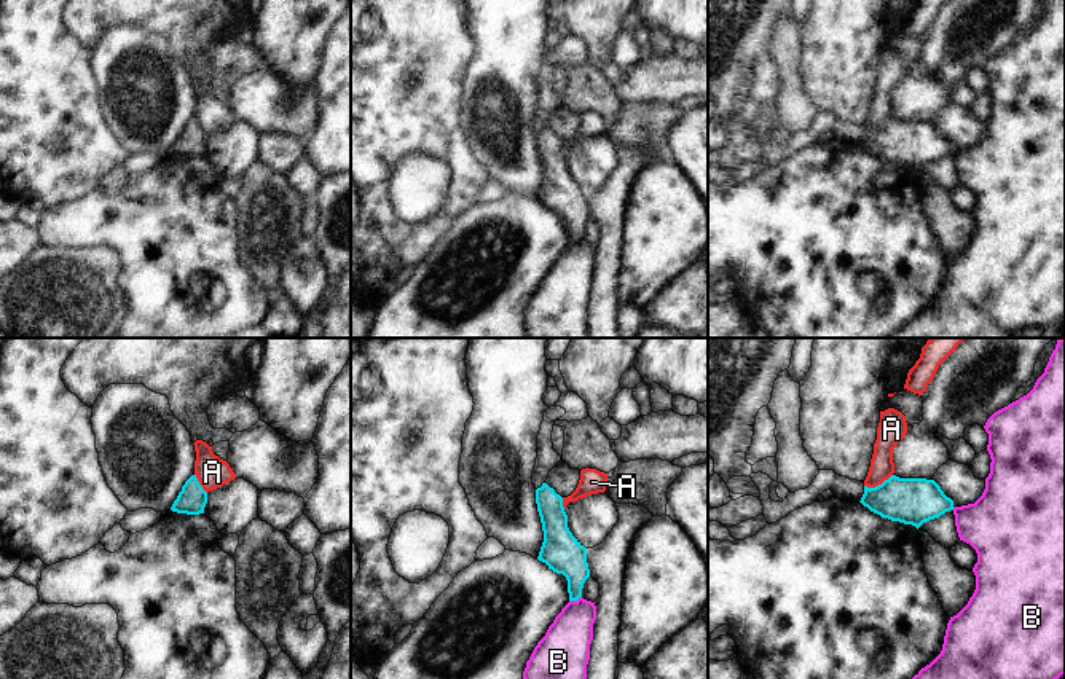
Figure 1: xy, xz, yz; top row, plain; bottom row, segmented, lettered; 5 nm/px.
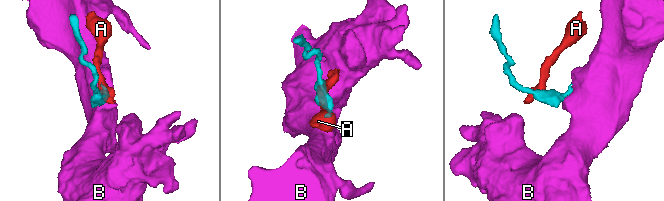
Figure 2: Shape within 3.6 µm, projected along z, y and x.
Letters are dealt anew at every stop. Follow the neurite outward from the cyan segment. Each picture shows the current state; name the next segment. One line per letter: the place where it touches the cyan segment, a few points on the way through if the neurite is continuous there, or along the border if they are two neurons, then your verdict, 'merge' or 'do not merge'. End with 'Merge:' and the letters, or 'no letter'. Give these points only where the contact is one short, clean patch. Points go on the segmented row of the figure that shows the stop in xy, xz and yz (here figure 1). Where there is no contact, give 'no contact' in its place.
A: yz (879, 485) | along yz (892, 474), (874, 486), (864, 486) | do not merge
B: xz (574, 600) | along xz (581, 596), (569, 601) | do not merge
Merge: no letter

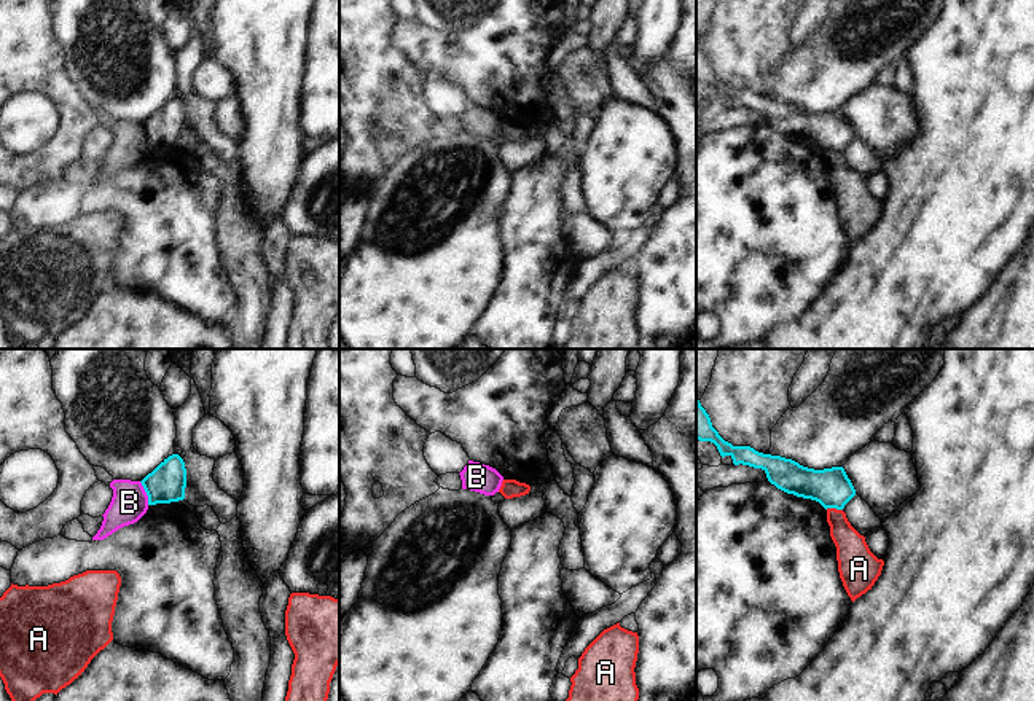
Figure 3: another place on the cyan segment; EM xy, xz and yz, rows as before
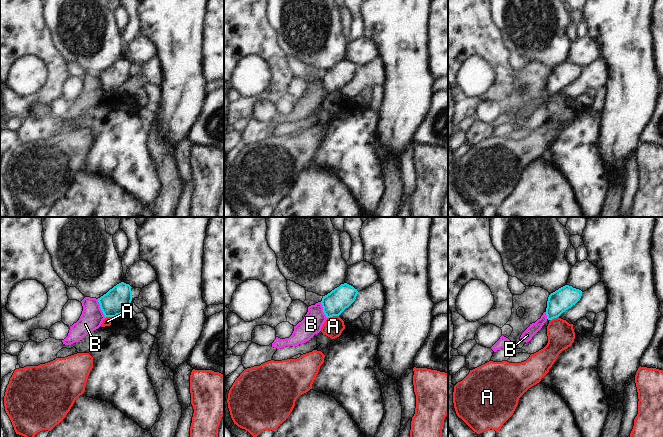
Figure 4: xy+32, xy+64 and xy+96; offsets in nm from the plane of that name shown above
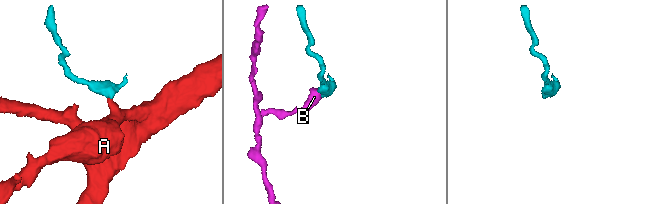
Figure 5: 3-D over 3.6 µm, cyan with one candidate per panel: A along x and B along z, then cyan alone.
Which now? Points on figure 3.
A: yz (834, 507) | along yz (826, 509), (842, 510) | do not merge
B: xy (145, 491) | along xy (139, 481), (148, 504) | do not merge
Merge: no letter

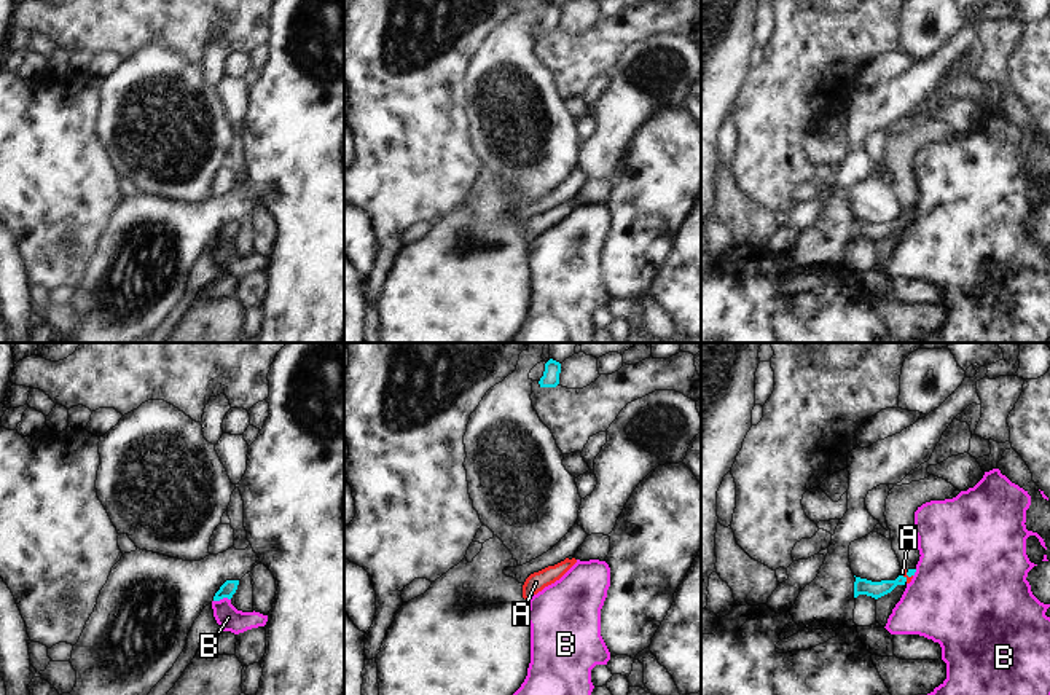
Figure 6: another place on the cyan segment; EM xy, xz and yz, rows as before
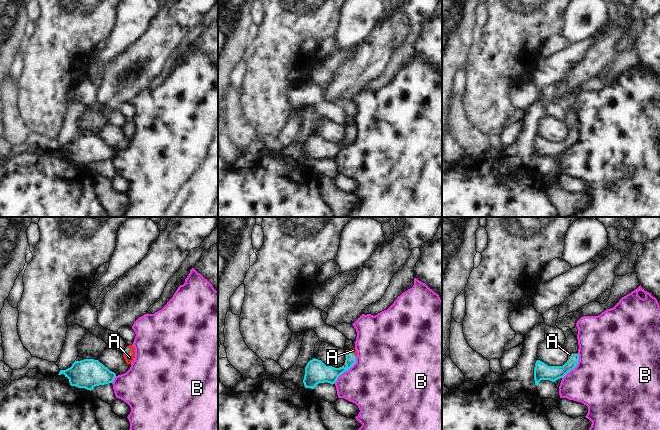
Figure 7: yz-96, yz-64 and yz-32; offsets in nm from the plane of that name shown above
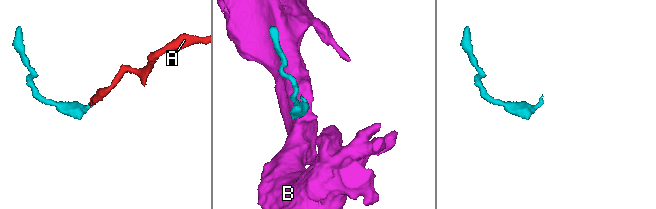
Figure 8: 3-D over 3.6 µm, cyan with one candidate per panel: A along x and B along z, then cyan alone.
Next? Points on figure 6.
A: yz (907, 574) | across yz (861, 585), (886, 587), (907, 574), (902, 573) | merge
B: xy (222, 598) | along xy (230, 598), (214, 601) | do not merge
Merge: A

